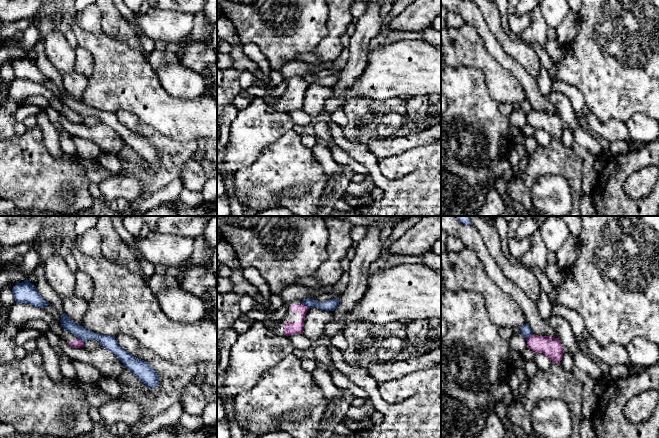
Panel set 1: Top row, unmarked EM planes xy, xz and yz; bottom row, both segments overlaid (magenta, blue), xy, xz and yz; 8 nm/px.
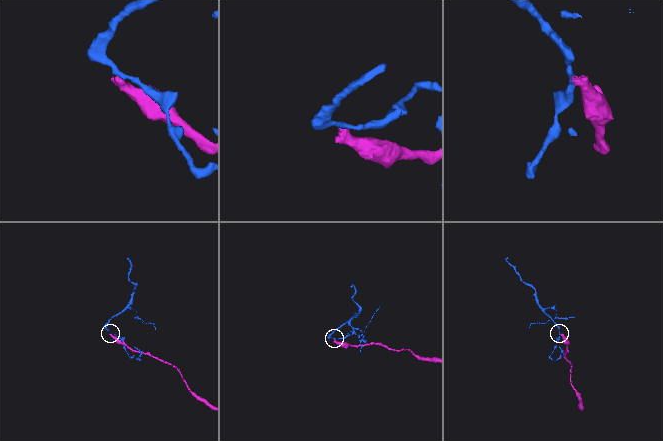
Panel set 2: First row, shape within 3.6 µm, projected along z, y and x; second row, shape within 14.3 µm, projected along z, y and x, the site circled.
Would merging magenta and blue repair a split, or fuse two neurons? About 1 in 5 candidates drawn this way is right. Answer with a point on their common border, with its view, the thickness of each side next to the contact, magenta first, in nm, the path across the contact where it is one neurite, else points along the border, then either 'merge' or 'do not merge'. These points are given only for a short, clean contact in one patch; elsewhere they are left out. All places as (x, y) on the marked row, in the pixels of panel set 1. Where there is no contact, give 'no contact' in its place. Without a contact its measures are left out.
contact xy (80, 339); calibres 70 and 110 nm; border xy (77, 337), (83, 342); do not merge

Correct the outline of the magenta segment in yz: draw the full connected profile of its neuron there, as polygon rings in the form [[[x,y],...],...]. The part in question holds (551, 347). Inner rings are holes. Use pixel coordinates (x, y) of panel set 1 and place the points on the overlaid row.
[[[532,334],[527,340],[527,347],[535,354],[545,354],[552,363],[560,363],[564,349],[559,338]]]

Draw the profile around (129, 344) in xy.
[[[123,334],[116,335],[115,340],[121,348],[129,353],[133,353],[140,347],[139,343],[135,339]]]

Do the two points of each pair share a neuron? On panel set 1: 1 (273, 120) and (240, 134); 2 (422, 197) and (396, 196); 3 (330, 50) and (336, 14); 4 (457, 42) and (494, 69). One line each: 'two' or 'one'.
1: one
2: one
3: one
4: one

